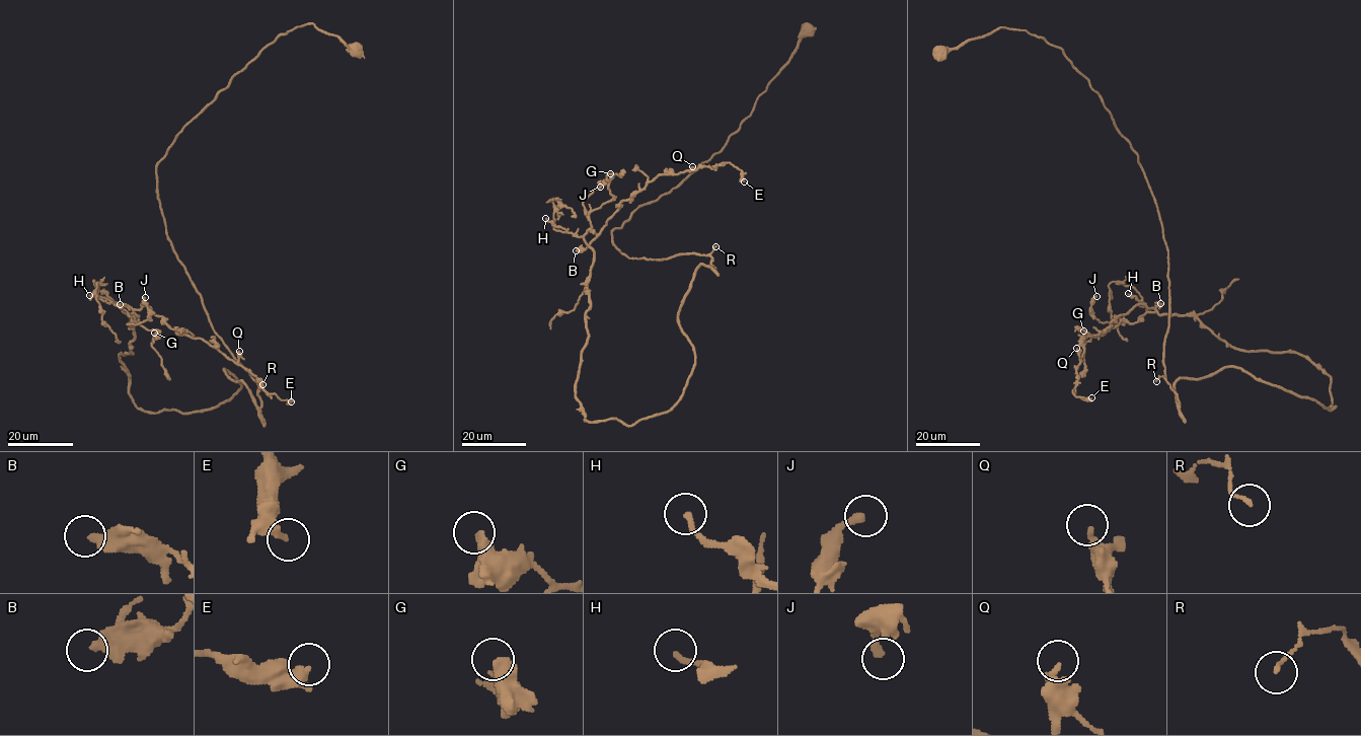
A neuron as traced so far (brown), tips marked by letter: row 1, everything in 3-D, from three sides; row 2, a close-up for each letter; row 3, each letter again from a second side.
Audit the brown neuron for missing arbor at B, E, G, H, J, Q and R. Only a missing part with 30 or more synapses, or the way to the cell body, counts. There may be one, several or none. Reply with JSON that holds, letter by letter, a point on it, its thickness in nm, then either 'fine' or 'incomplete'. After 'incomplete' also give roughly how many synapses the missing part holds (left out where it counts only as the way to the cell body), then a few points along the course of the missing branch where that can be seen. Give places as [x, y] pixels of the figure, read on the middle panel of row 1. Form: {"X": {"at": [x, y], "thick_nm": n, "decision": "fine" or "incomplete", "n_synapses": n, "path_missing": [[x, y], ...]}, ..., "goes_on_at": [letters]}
{"B": {"at": [576, 250], "thick_nm": 440, "decision": "fine"}, "E": {"at": [744, 181], "thick_nm": 380, "decision": "fine"}, "G": {"at": [610, 173], "thick_nm": 440, "decision": "fine"}, "H": {"at": [545, 218], "thick_nm": 200, "decision": "fine"}, "J": {"at": [600, 187], "thick_nm": 280, "decision": "fine"}, "Q": {"at": [692, 166], "thick_nm": 320, "decision": "fine"}, "R": {"at": [715, 246], "thick_nm": 130, "decision": "fine"}, "goes_on_at": []}

